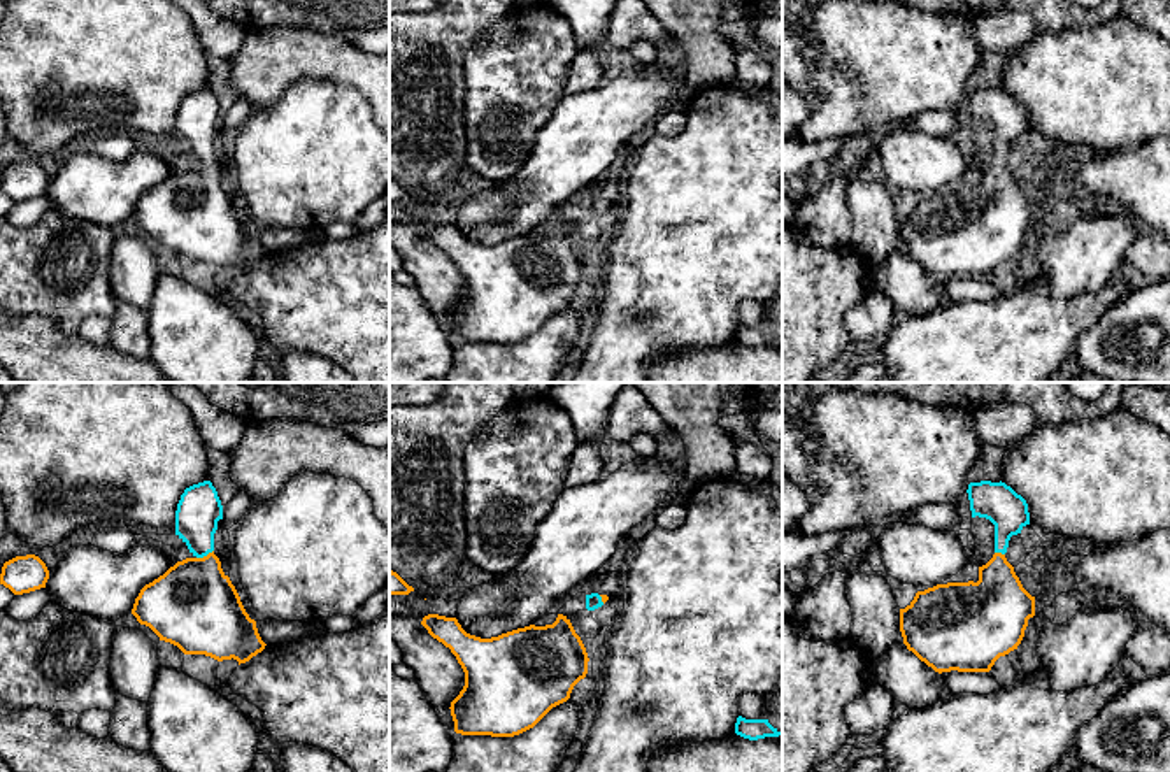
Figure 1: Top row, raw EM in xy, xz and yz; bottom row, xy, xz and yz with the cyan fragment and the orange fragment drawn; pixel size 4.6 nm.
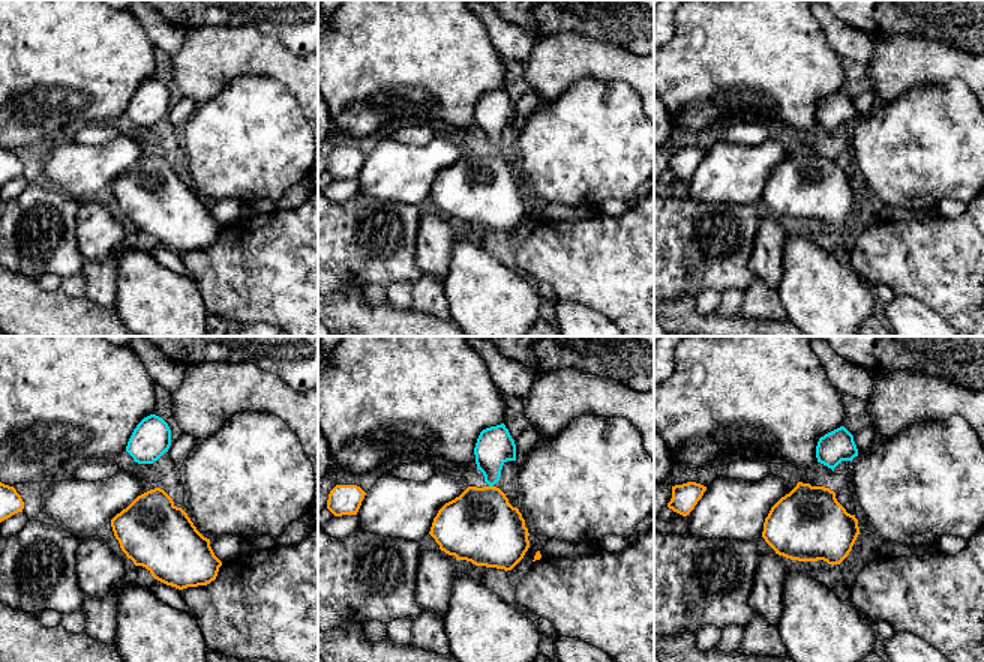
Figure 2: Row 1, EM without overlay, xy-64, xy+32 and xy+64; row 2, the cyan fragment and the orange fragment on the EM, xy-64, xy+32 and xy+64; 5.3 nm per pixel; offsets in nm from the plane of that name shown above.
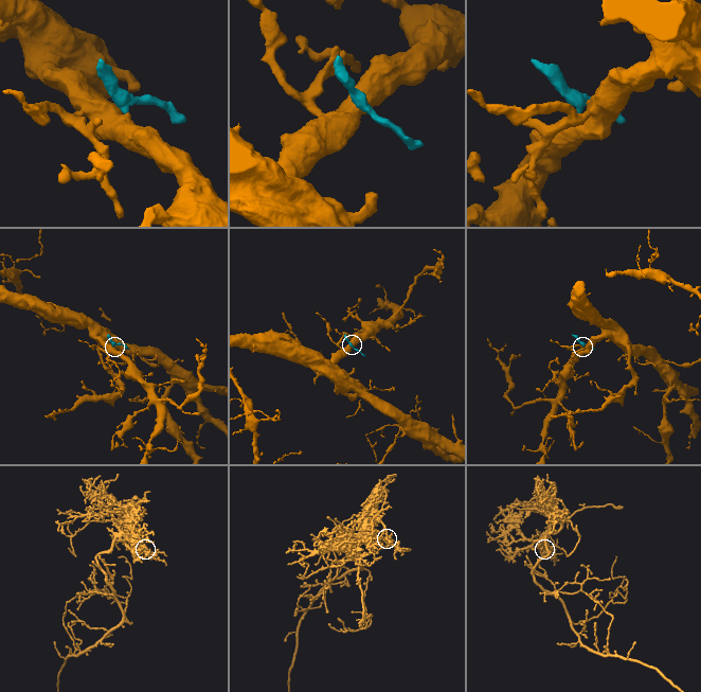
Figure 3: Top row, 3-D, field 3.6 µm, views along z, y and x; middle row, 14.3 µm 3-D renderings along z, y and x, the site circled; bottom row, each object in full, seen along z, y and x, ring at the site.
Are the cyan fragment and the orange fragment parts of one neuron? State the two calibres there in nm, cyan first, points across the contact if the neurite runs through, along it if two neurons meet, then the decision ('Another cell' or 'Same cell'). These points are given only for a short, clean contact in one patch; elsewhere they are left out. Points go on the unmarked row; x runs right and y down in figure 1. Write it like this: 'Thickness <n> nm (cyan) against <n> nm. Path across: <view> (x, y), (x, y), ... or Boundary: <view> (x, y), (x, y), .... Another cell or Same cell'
Thickness 200 nm (cyan) against 400 nm. Path across: xy (199, 116), (199, 146), (204, 162), (193, 213). Same cell

